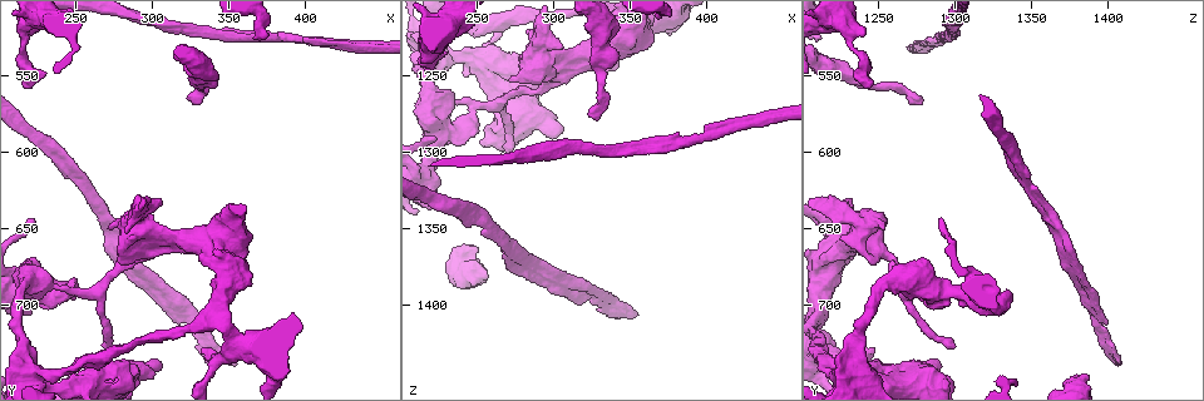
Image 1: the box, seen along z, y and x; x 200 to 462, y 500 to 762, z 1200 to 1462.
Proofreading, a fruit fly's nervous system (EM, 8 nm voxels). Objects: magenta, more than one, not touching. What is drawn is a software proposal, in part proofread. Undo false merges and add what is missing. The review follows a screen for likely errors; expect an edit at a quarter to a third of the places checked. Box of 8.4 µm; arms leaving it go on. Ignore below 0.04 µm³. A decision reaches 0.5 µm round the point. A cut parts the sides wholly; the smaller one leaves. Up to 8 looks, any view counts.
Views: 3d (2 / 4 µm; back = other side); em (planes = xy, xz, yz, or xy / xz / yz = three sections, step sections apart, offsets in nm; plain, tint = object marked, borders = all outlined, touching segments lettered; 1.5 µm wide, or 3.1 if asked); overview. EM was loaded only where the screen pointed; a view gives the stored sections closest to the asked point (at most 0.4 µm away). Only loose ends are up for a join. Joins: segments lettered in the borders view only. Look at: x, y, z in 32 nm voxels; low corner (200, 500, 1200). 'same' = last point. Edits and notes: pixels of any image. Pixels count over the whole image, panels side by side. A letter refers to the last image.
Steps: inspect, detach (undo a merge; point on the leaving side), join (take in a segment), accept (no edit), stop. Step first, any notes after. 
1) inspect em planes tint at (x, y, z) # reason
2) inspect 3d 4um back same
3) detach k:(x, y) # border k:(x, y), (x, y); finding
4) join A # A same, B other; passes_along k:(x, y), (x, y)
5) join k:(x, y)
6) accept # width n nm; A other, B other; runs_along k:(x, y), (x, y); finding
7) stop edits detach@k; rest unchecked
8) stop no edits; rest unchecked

inspect 3d 4um at (268, 726, 1296) # branch stops here

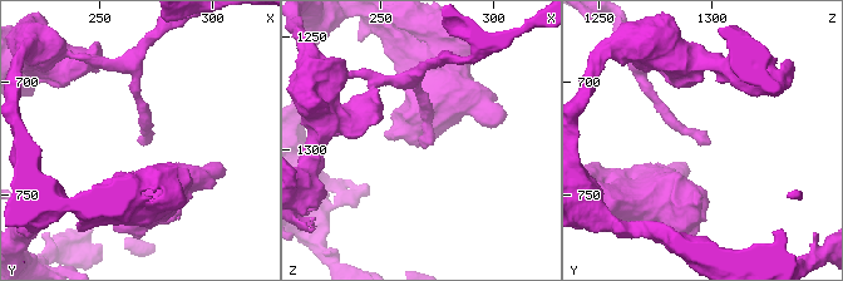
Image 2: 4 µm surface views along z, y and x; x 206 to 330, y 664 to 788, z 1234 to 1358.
inspect em yz step 4 tint at (267, 728, 1299)

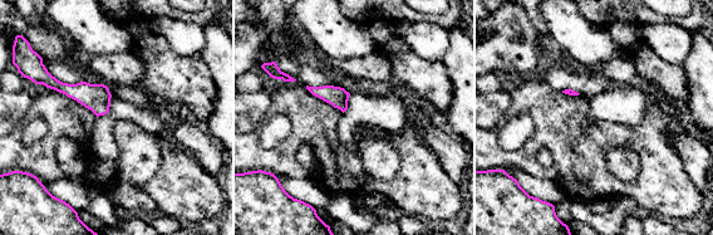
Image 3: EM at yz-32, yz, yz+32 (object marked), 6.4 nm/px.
inspect em planes borders same

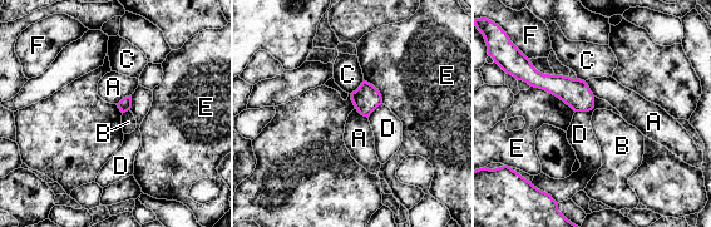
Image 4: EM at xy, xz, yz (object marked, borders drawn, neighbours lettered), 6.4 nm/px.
accept # A other, B other, C other, D other, E other, F other; border 4:(131, 94), (126, 95), (117, 104); no lettered segment goes on from it

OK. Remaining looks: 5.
inspect 3d 2um at (230, 546, 1234) # an open end

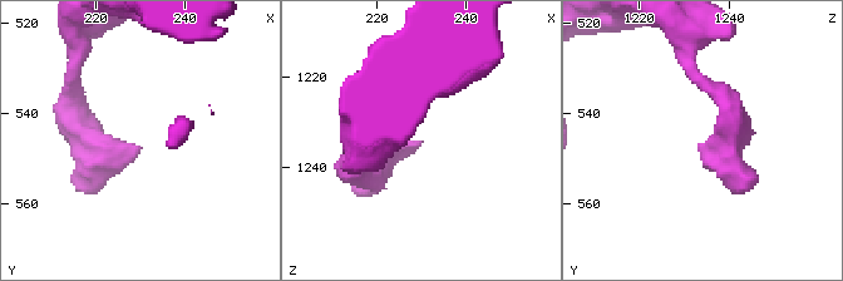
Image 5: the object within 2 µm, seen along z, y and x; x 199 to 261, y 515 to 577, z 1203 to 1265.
inspect em yz step 8 tint at (230, 547, 1233)

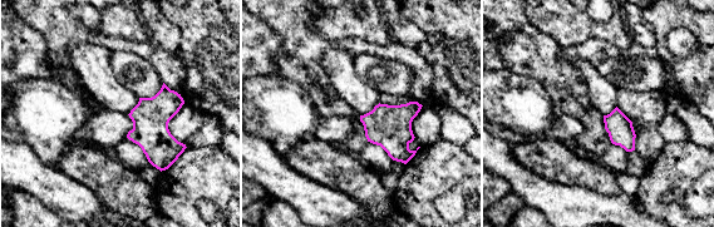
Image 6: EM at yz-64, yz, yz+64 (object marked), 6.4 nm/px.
inspect em planes borders same # another direction

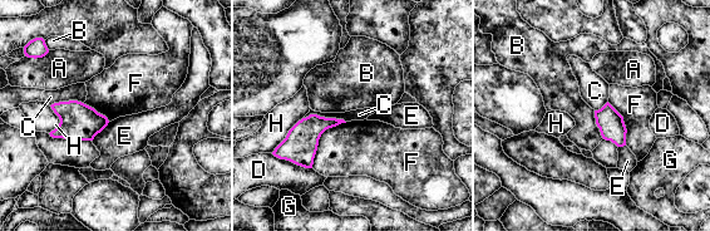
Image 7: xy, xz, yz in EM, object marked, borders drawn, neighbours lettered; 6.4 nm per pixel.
accept # A other, B other, C other, D other, E other, F other, G other, H other; no lettered segment goes on from it

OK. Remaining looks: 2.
inspect em planes borders at (354, 736, 1406) # an open end

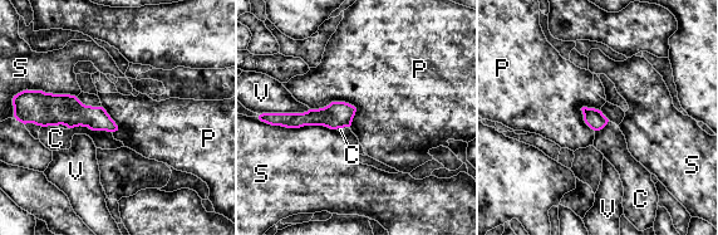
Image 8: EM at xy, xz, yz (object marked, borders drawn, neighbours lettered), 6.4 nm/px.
join C # longest_contact S 440 nm; C same, P other, S other, V other; passes_along 8:(65, 109), (91, 128), (55, 138); the cell continues

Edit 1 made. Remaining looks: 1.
stop edits join@8; rest unchecked

